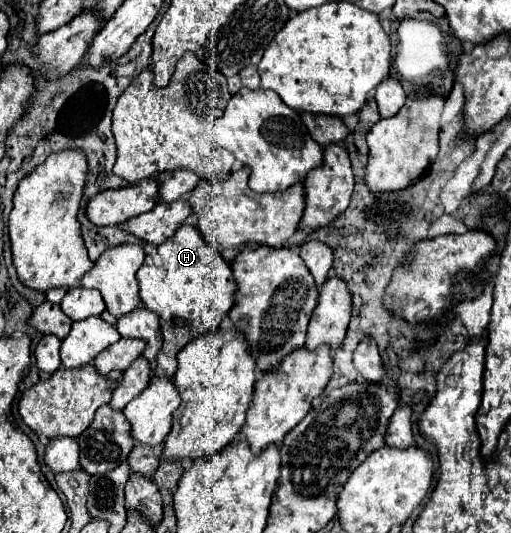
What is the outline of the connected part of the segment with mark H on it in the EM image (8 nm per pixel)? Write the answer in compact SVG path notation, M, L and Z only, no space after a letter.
M181 225L173 237L157 245L155 255L147 255L137 271L143 305L161 317L163 347L157 353L157 377L173 377L177 371L177 353L197 335L217 329L223 315L233 307L235 281L227 261L201 239L193 225Z

